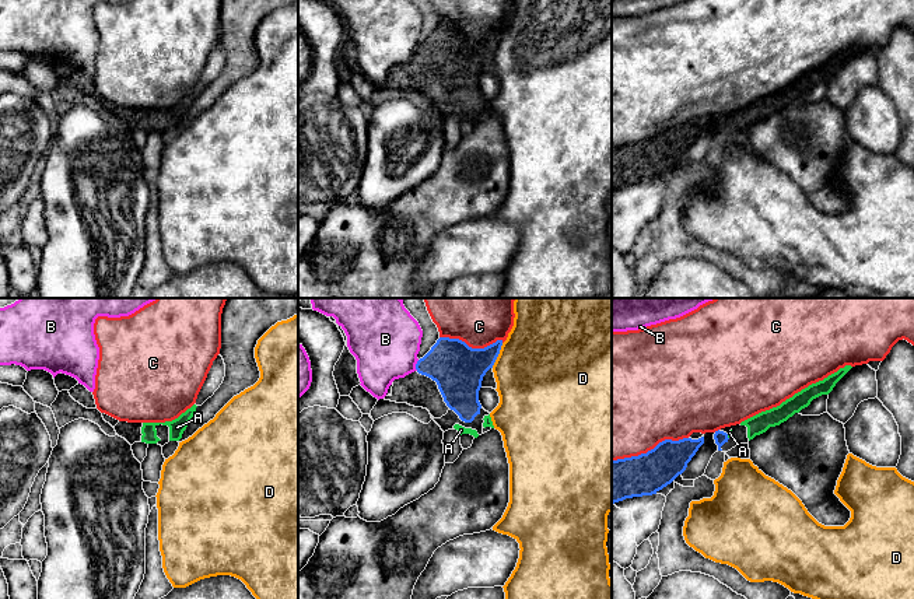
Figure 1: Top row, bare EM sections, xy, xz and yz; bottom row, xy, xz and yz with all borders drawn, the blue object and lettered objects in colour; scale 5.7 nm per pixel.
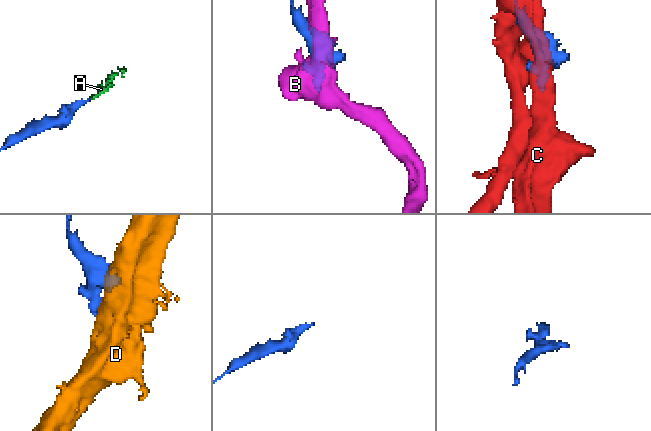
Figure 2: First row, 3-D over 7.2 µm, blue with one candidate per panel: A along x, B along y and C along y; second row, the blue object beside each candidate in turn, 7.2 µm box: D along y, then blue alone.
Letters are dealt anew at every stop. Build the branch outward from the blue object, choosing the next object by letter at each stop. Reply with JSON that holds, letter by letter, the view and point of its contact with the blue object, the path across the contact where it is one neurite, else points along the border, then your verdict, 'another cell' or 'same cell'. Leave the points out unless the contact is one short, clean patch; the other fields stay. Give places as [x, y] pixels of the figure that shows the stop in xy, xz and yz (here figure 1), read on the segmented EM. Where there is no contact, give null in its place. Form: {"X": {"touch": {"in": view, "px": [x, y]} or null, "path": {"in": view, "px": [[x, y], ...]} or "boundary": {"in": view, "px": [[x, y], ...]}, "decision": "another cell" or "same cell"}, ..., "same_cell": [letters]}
{"A": {"touch": {"in": "yz", "px": [727, 437]}, "path": {"in": "yz", "px": [[720, 437], [727, 437], [729, 433]]}, "decision": "same cell"}, "B": {"touch": {"in": "xz", "px": [416, 365]}, "decision": "another cell"}, "C": {"touch": {"in": "yz", "px": [651, 449]}, "decision": "another cell"}, "D": {"touch": {"in": "xz", "px": [497, 356]}, "boundary": {"in": "xz", "px": [[503, 343], [491, 367]]}, "decision": "another cell"}, "same_cell": ["A"]}

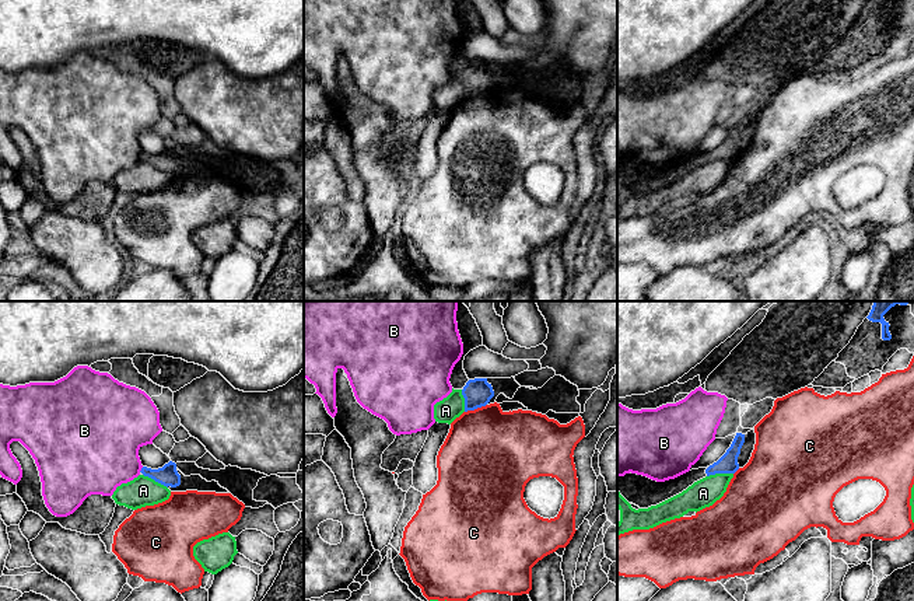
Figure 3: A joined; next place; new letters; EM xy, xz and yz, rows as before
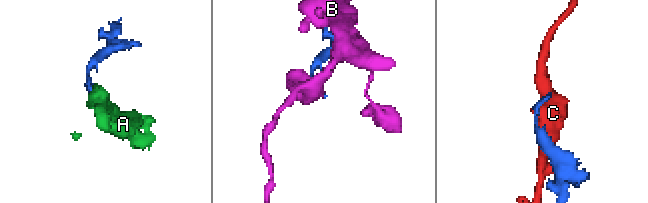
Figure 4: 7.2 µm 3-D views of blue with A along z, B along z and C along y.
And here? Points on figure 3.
{"A": {"touch": {"in": "yz", "px": [720, 472]}, "boundary": {"in": "yz", "px": [[732, 472], [715, 472], [707, 477]]}, "decision": "another cell"}, "B": {"touch": {"in": "xy", "px": [142, 470]}, "decision": "another cell"}, "C": {"touch": {"in": "xz", "px": [475, 408]}, "decision": "another cell"}, "same_cell": []}

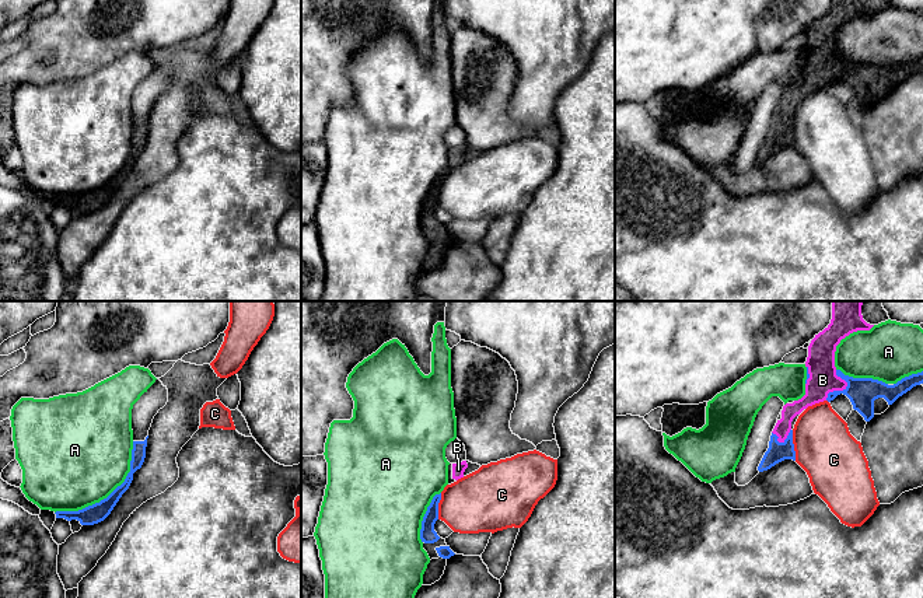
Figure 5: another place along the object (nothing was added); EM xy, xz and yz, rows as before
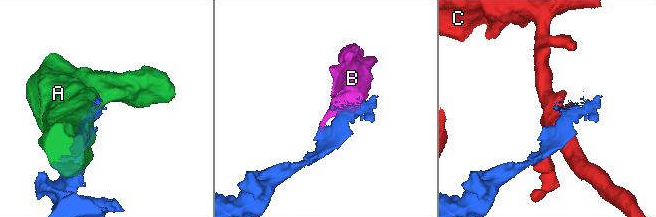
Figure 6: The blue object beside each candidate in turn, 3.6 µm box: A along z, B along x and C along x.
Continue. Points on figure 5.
{"A": {"touch": {"in": "xy", "px": [109, 495]}, "decision": "another cell"}, "B": {"touch": {"in": "yz", "px": [843, 390]}, "decision": "same cell"}, "C": {"touch": {"in": "yz", "px": [793, 446]}, "decision": "another cell"}, "same_cell": ["B"]}

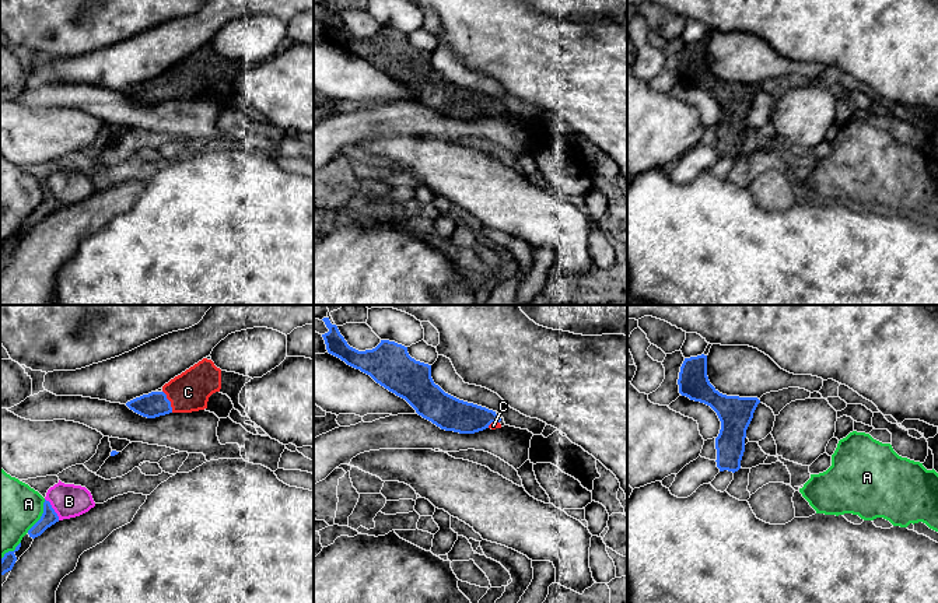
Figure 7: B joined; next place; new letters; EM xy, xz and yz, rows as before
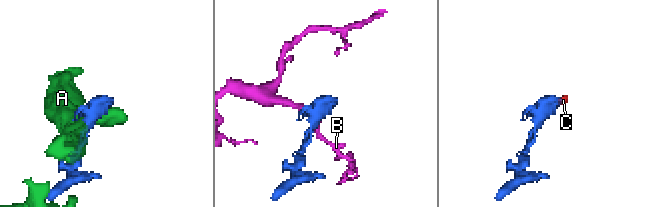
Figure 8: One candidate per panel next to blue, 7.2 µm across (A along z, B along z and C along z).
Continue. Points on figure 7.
{"A": {"touch": {"in": "xy", "px": [41, 516]}, "decision": "another cell"}, "B": {"touch": {"in": "xy", "px": [53, 509]}, "boundary": {"in": "xy", "px": [[45, 498], [59, 519]]}, "decision": "another cell"}, "C": {"touch": {"in": "xy", "px": [170, 402]}, "path": {"in": "xy", "px": [[156, 403], [170, 402], [188, 392]]}, "decision": "same cell"}, "same_cell": ["C"]}

